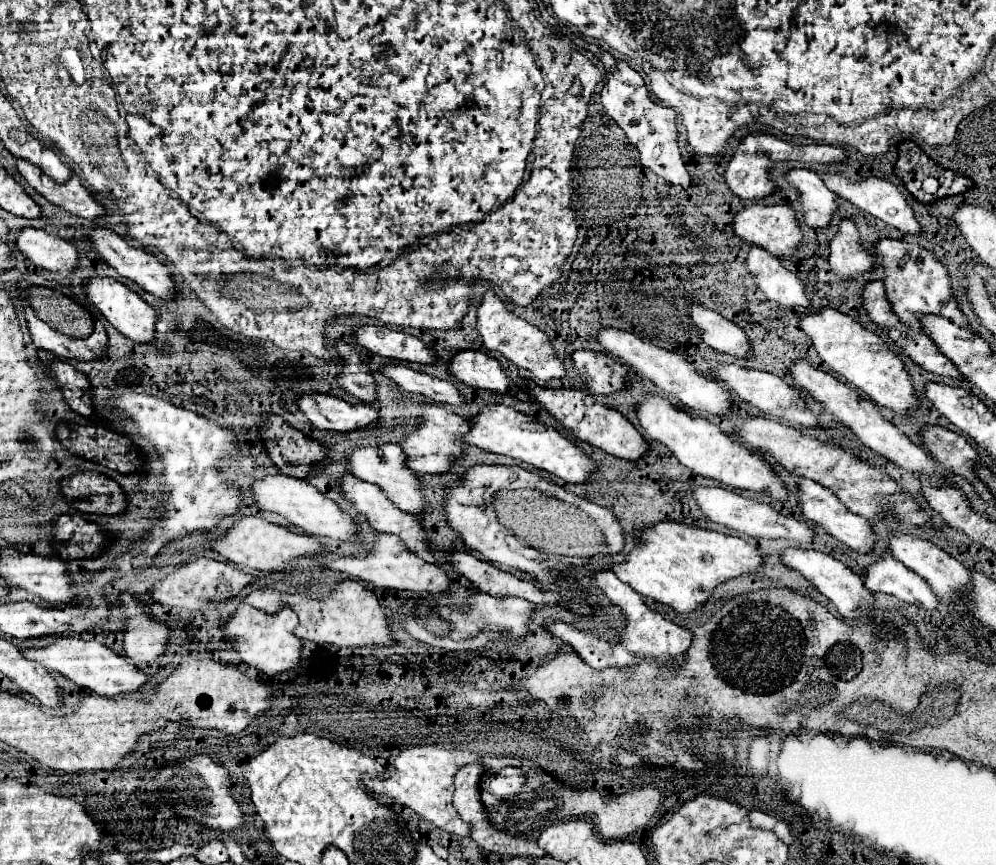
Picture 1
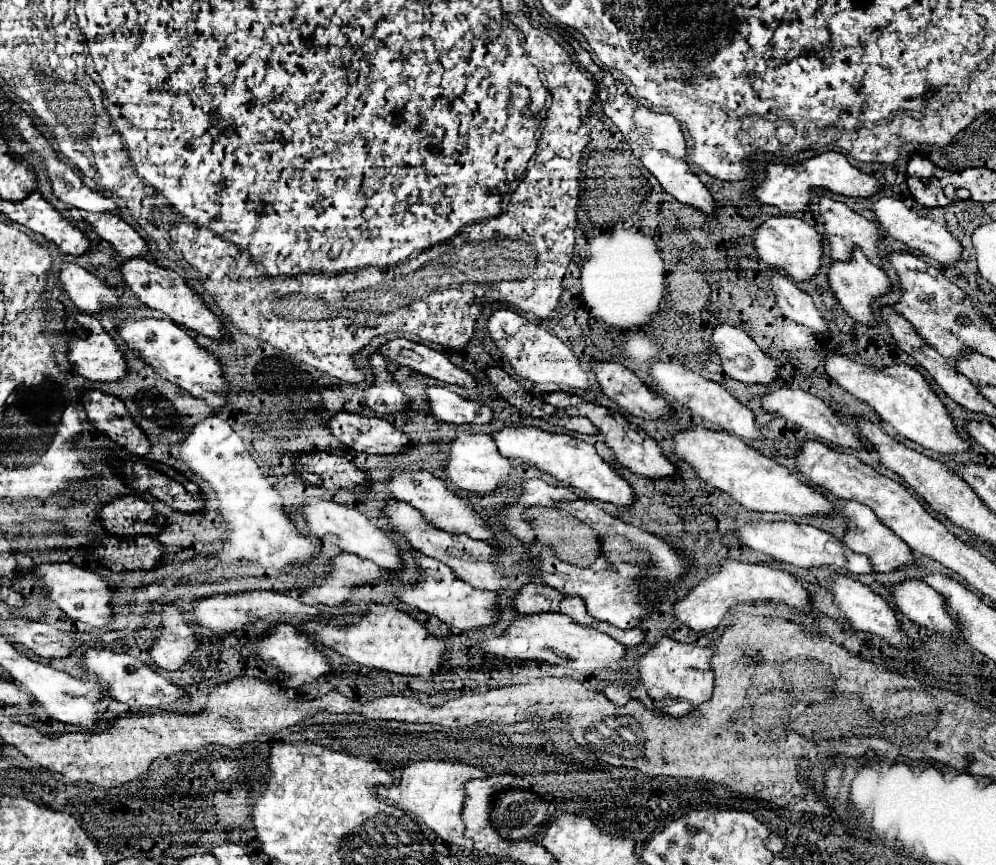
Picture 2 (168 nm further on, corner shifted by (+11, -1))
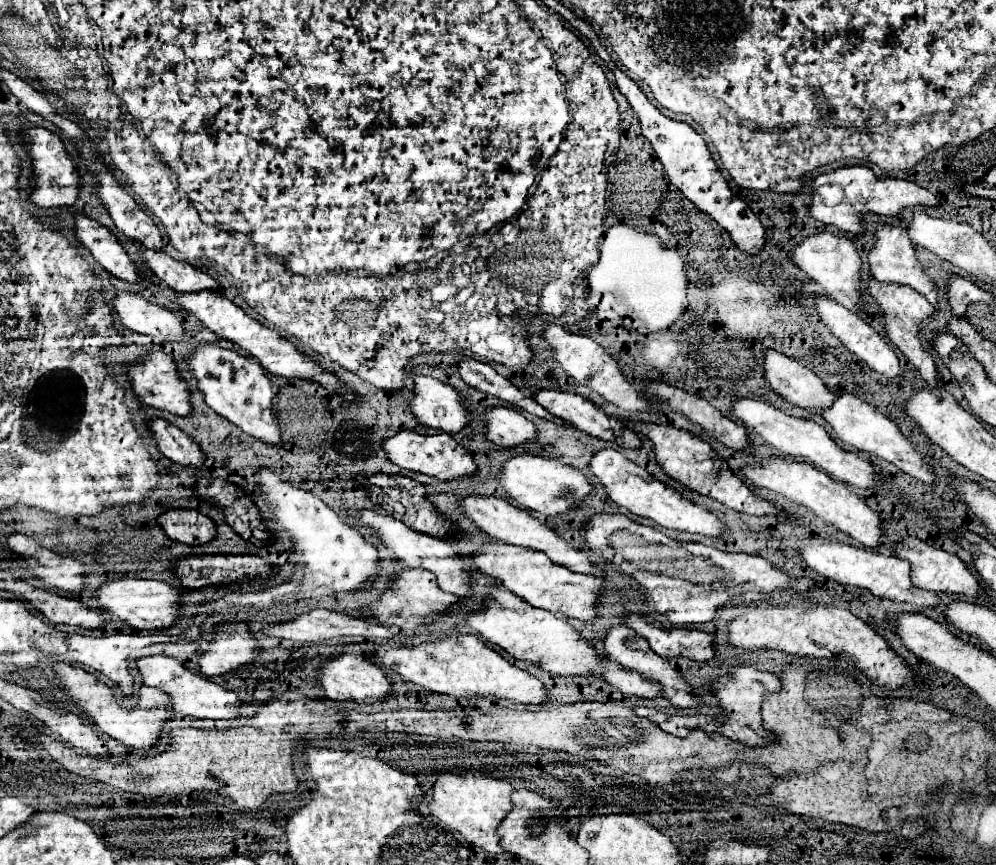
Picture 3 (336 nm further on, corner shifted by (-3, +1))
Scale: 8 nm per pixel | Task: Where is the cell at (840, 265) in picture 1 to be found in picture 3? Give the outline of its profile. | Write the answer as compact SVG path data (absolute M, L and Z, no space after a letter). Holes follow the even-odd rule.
M870 276L870 280L868 280L868 294L874 298L874 302L878 304L880 312L882 312L884 330L886 330L886 336L890 338L890 342L896 344L896 346L902 350L902 354L916 366L916 370L918 370L920 376L928 382L928 386L936 388L940 378L938 378L934 360L932 360L930 352L922 348L922 340L920 340L920 336L918 336L918 324L934 312L932 304L930 304L922 294L918 294L916 290L912 290L912 288L908 288L908 286L904 286L904 284L880 282L880 280L872 278L872 276Z

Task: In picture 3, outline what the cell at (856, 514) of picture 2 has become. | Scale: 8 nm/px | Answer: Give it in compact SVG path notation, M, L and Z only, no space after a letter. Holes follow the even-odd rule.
M906 536L902 542L898 542L894 546L894 554L900 560L908 560L912 566L912 584L916 584L918 588L924 590L932 590L932 592L948 592L948 594L968 594L968 596L980 596L980 582L978 578L966 568L966 564L956 556L956 554L948 554L940 548L934 548L926 542L922 542L920 538L914 536Z

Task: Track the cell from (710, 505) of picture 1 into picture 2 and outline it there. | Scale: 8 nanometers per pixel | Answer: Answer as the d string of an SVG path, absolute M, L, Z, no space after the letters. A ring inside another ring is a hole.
M764 522L764 524L742 524L742 526L738 524L736 532L748 548L764 552L778 562L786 562L786 564L792 564L804 570L836 568L836 570L846 570L850 574L872 574L874 572L874 566L870 564L866 556L852 552L838 538L810 524L796 524L796 522Z

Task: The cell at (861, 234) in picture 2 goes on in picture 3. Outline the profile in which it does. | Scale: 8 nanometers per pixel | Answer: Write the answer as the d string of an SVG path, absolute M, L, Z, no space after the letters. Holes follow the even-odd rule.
M876 224L876 232L874 232L874 246L868 250L868 264L870 264L870 272L876 280L880 282L898 282L898 284L906 284L914 290L918 290L920 294L926 296L926 300L932 306L938 306L938 288L934 286L934 282L922 272L922 266L916 258L914 252L914 244L910 242L908 234L904 228L900 226L890 226L890 224Z

